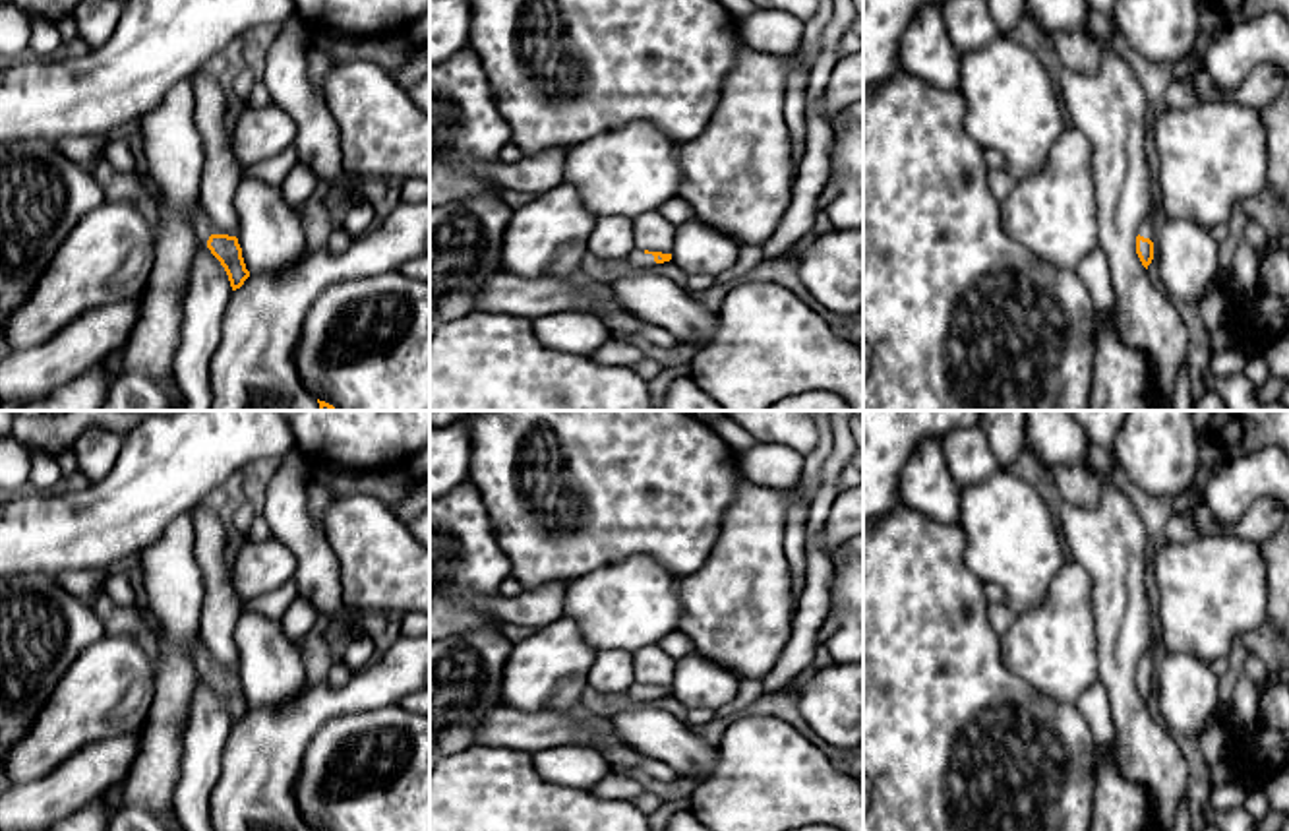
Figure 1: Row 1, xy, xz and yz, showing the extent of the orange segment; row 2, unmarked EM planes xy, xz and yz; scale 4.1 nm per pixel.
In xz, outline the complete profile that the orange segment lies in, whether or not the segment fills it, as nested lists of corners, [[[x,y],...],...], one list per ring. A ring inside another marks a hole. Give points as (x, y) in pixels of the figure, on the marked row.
[[[633,250],[627,258],[625,263],[629,271],[641,271],[641,269],[650,269],[656,263],[670,262],[672,254],[662,254],[662,252],[648,252],[648,250]]]

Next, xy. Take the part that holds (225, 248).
[[[199,201],[197,211],[194,215],[194,229],[197,234],[197,244],[207,246],[225,267],[232,291],[240,289],[250,277],[250,271],[246,269],[238,238],[221,234],[209,221],[209,217],[203,213]]]

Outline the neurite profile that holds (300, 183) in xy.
[[[298,161],[285,176],[281,194],[290,207],[300,209],[315,192],[317,184],[319,180],[314,170]]]

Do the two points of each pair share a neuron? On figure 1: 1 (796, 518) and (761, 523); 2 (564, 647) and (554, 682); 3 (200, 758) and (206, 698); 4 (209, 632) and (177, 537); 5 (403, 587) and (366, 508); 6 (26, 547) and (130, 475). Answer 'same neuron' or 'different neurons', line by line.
1: different neurons
2: same neuron
3: same neuron
4: different neurons
5: same neuron
6: same neuron

